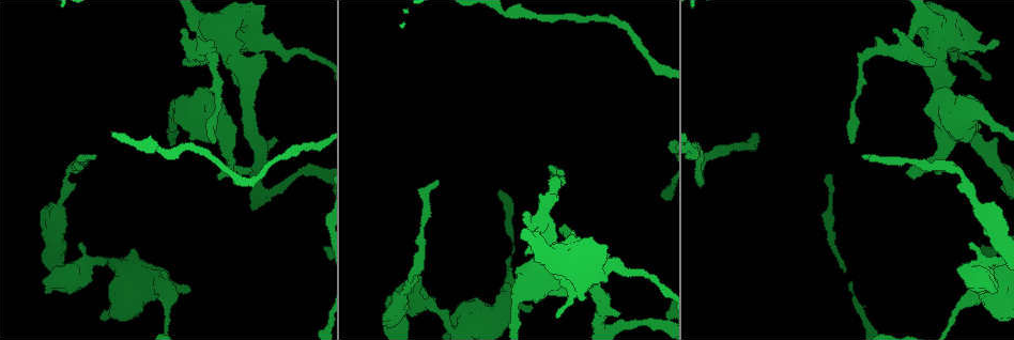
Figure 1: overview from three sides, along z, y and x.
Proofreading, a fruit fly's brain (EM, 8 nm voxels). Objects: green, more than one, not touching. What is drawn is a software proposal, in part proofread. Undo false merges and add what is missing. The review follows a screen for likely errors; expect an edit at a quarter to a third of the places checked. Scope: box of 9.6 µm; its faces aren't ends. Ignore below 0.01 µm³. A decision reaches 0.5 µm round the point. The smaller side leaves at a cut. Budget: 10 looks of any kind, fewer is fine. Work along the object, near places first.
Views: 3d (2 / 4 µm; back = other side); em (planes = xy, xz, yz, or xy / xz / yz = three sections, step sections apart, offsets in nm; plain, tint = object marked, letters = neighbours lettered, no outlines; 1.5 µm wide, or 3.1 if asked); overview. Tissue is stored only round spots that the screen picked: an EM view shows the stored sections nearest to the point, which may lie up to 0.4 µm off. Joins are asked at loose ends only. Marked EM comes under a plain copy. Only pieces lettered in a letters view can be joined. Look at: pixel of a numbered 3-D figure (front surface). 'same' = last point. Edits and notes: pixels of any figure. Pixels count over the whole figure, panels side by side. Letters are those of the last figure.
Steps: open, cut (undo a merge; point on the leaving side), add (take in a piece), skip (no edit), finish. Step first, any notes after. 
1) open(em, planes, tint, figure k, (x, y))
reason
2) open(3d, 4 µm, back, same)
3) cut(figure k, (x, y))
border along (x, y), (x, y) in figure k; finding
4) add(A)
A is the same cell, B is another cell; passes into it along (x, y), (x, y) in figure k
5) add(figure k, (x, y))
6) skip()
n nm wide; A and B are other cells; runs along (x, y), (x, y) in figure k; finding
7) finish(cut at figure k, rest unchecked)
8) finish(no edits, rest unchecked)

open(3d, 2 µm, figure 1, (190, 291))

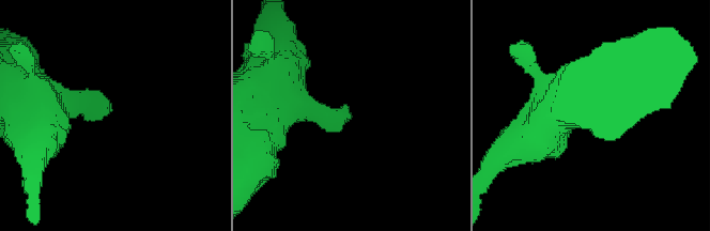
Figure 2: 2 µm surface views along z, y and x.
open(em, xy, step 8, tint, figure 2, (106, 114))
need the tissue

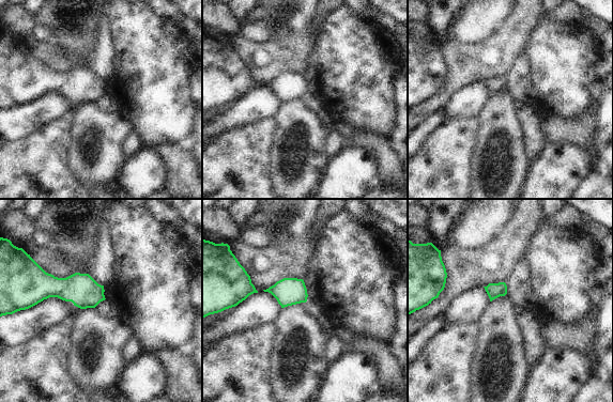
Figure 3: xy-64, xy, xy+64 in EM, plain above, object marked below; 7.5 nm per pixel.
open(em, planes, letters, same)

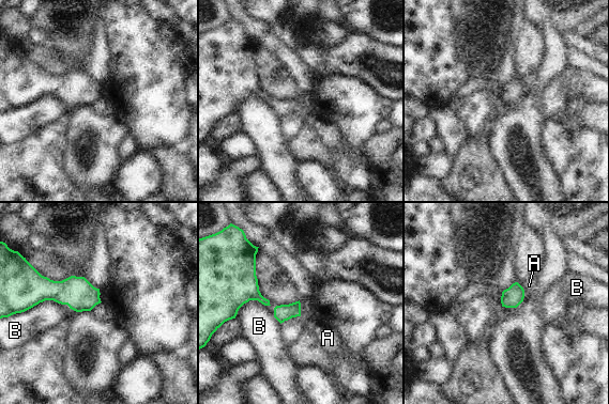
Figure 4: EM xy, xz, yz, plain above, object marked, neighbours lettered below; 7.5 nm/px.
skip()
A and B are other cells; border along (517, 282), (523, 290), (522, 301) in figure 4; no lettered piece goes on from it

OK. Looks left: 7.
open(em, yz, step 8, letters, figure 1, (998, 42))
free end

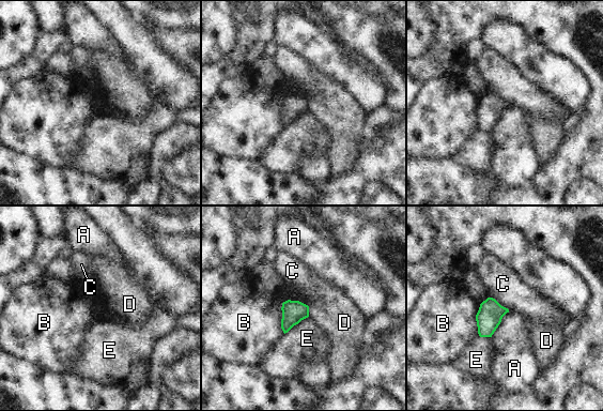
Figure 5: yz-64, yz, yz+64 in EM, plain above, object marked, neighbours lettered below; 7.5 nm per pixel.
open(em, planes, letters, same)

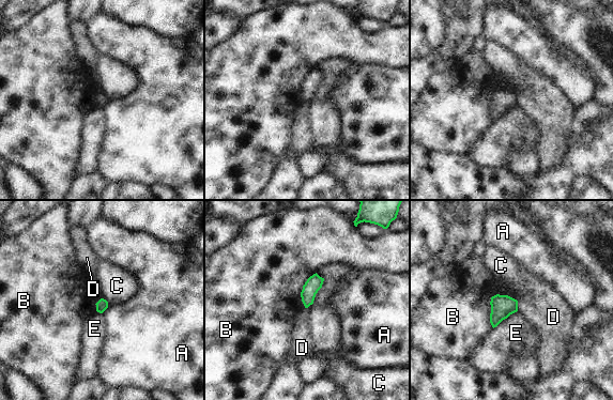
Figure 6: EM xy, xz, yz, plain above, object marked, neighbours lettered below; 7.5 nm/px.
skip()
C touches over 260 nm; A, B, C, D and E are other cells; border along (324, 278), (313, 302), (307, 307) in figure 6; none of them fits

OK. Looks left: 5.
open(3d, 2 µm, figure 1, (182, 29))
branch stops here

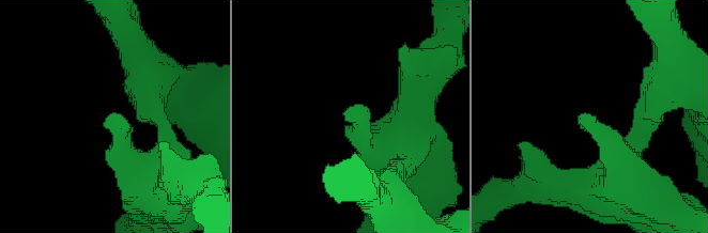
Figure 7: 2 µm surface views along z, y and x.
open(em, xy, step 8, tint, figure 7, (354, 107))

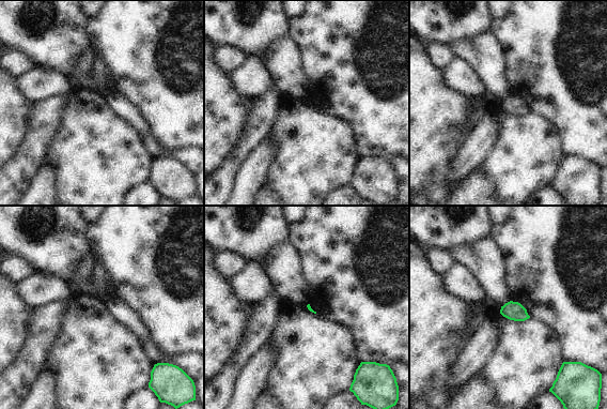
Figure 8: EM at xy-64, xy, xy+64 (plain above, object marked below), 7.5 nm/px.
open(em, yz, step 4, letters, same)
another direction

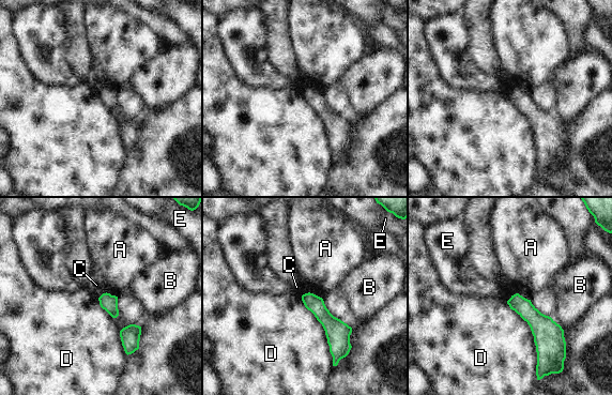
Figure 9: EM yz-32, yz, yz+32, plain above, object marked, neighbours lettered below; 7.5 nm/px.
skip()
A, B, C, D and E are other cells; runs along (305, 297), (338, 333), (338, 354) in figure 9; no lettered piece goes on from it

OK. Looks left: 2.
open(em, xy, step 8, letters, figure 1, (912, 174))
branch stops here

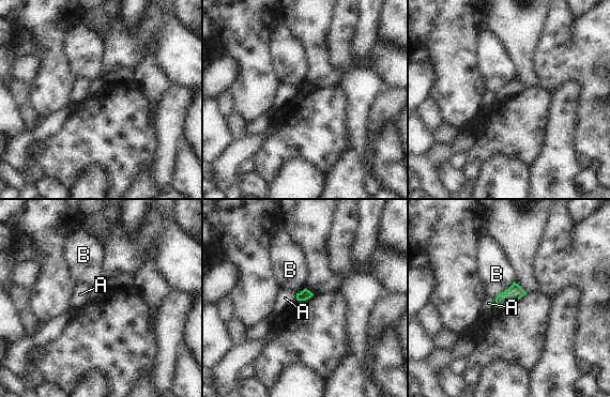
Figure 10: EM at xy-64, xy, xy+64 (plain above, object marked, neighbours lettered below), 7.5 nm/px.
skip()
A and B are other cells; border along (514, 280), (496, 298) in figure 10; no lettered piece goes on from it

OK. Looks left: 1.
finish(no edits, rest unchecked)

